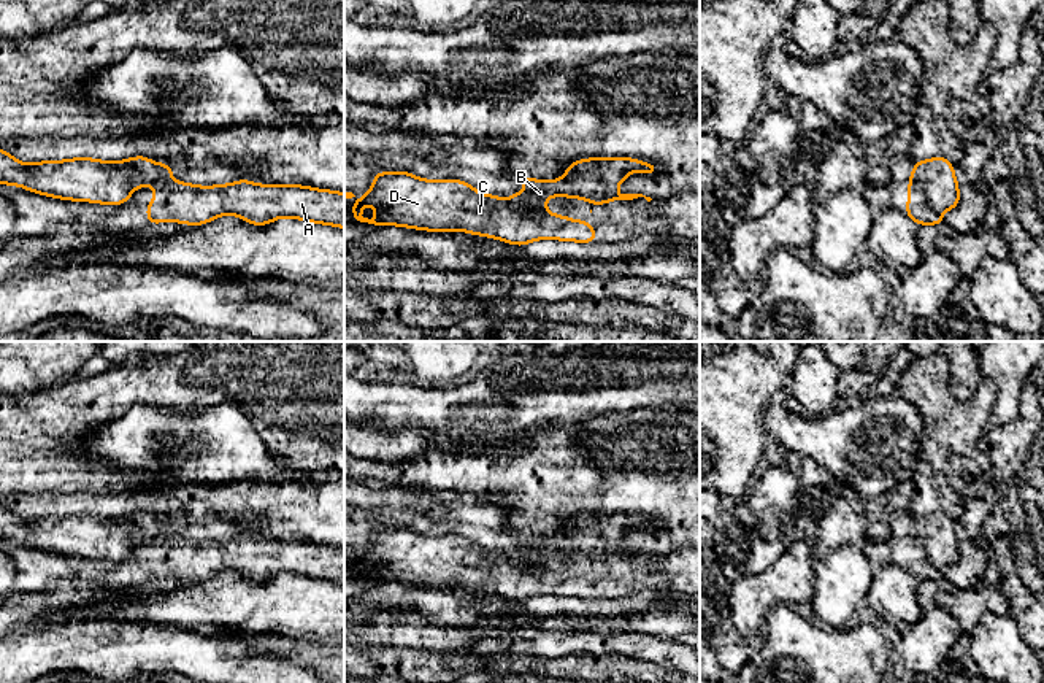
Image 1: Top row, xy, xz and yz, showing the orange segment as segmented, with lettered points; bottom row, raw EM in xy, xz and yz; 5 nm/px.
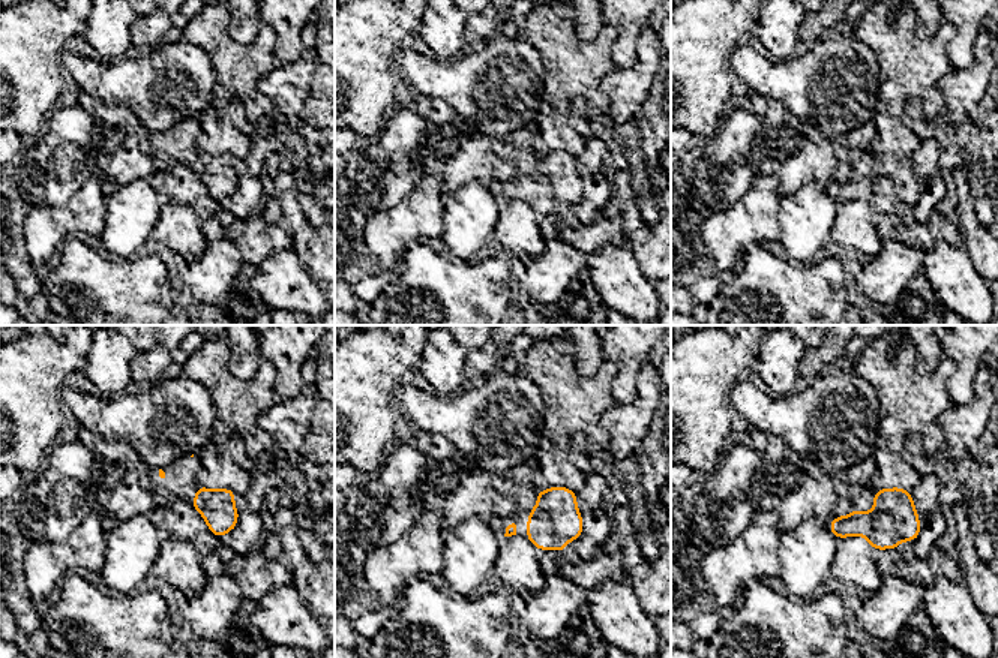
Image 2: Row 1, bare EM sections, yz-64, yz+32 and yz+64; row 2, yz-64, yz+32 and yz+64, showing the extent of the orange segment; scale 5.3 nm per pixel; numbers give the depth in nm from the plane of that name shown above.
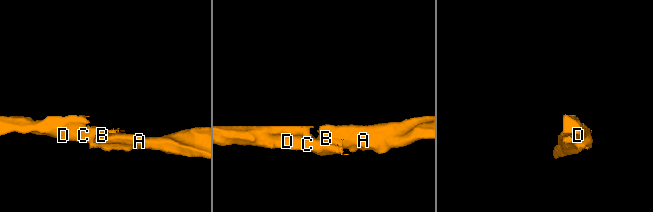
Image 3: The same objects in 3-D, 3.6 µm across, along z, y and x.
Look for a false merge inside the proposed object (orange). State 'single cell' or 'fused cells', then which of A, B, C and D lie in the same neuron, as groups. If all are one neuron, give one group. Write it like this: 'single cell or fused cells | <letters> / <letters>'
fused cells | A B / C D

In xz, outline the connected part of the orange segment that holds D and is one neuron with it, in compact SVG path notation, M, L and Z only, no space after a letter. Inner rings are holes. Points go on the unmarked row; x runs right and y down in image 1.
M379 527L373 542L347 567L373 583L400 581L430 588L468 588L505 599L525 602L535 596L593 599L592 578L563 570L528 570L509 556L478 548L460 535L432 537L408 527ZM363 561L373 561L378 572L363 573Z

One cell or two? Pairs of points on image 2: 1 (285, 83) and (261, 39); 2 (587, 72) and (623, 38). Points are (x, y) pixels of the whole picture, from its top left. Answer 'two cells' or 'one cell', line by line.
1: two cells
2: two cells

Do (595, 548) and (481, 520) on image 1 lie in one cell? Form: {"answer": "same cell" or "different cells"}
{"answer": "same cell"}

